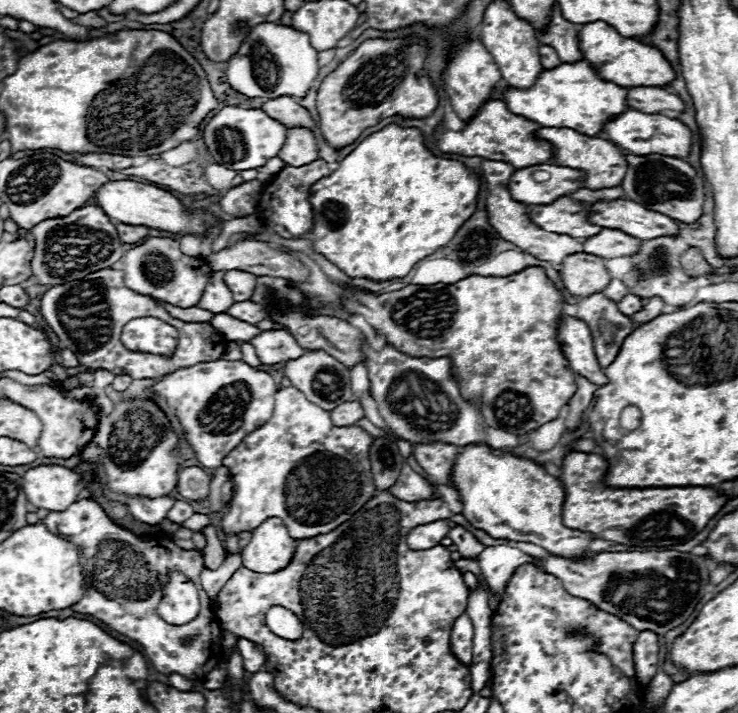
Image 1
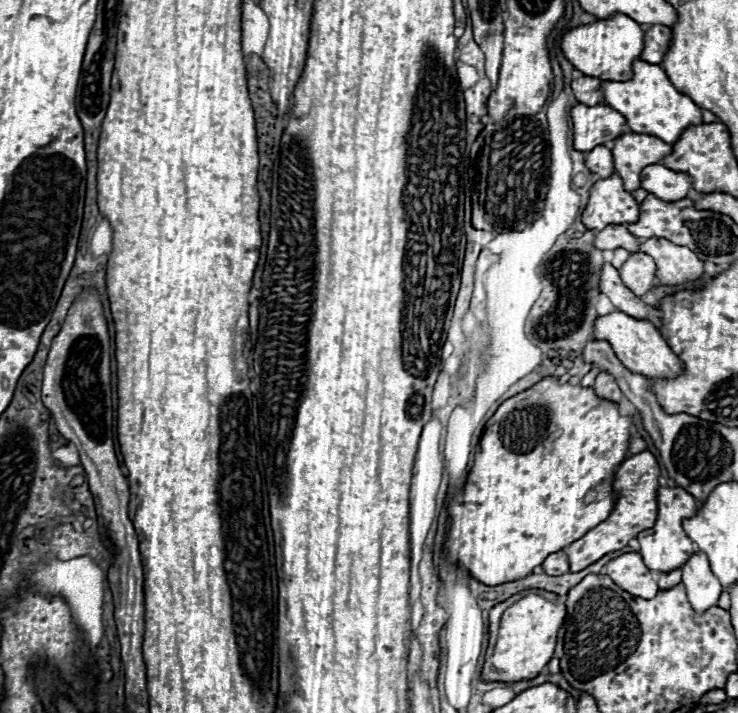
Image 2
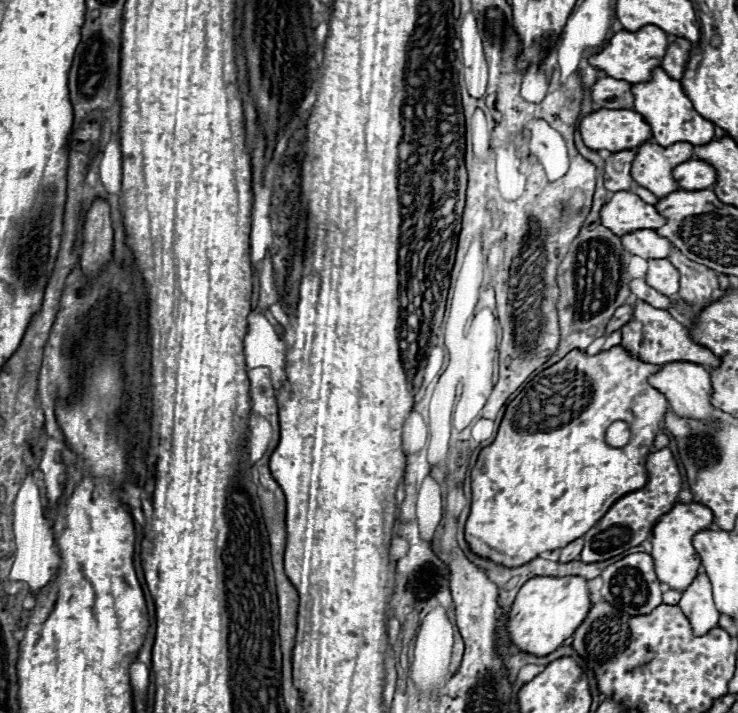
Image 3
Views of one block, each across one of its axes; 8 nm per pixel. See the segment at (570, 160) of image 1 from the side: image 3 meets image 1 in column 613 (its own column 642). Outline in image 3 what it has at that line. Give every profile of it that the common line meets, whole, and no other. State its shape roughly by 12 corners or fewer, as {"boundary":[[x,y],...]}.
{"boundary":[[644,142],[632,178],[662,198],[676,192],[672,168],[690,160],[694,146]]}

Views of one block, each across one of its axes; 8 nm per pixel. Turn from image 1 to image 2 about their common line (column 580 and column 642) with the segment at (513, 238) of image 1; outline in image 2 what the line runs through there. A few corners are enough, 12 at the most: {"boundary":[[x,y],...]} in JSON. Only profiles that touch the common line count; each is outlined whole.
{"boundary":[[648,238],[640,252],[658,280],[678,286],[702,278],[704,264],[686,246]]}

